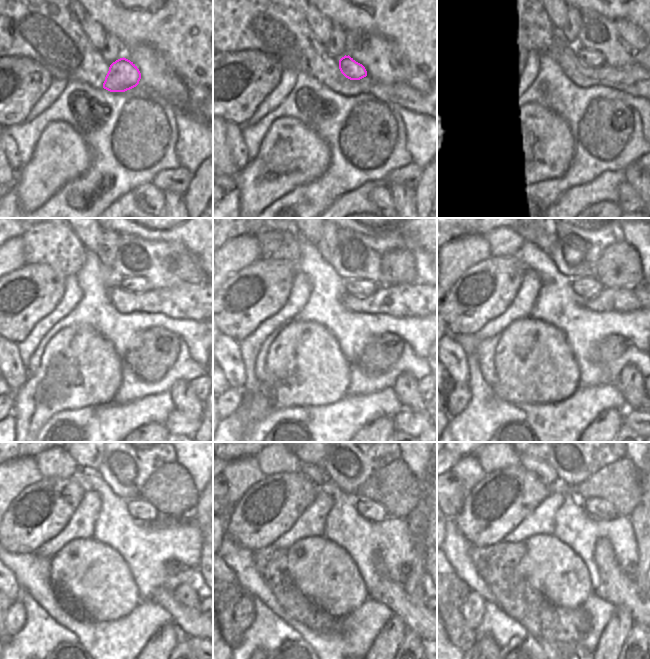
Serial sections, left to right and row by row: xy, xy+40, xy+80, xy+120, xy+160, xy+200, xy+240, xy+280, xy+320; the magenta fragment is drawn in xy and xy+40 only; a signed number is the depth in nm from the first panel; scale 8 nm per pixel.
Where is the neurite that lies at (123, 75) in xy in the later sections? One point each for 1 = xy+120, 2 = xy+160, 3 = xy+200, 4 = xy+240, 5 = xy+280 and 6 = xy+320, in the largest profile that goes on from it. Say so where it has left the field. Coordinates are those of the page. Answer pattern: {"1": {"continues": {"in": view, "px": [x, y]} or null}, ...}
{"1": {"continues": {"in": "xy+120", "px": [135, 285]}}, "2": {"continues": {"in": "xy+160", "px": [362, 287]}}, "3": {"continues": {"in": "xy+200", "px": [586, 286]}}, "4": {"continues": {"in": "xy+240", "px": [139, 508]}}, "5": {"continues": {"in": "xy+280", "px": [371, 510]}}, "6": {"continues": {"in": "xy+320", "px": [598, 508]}}}

